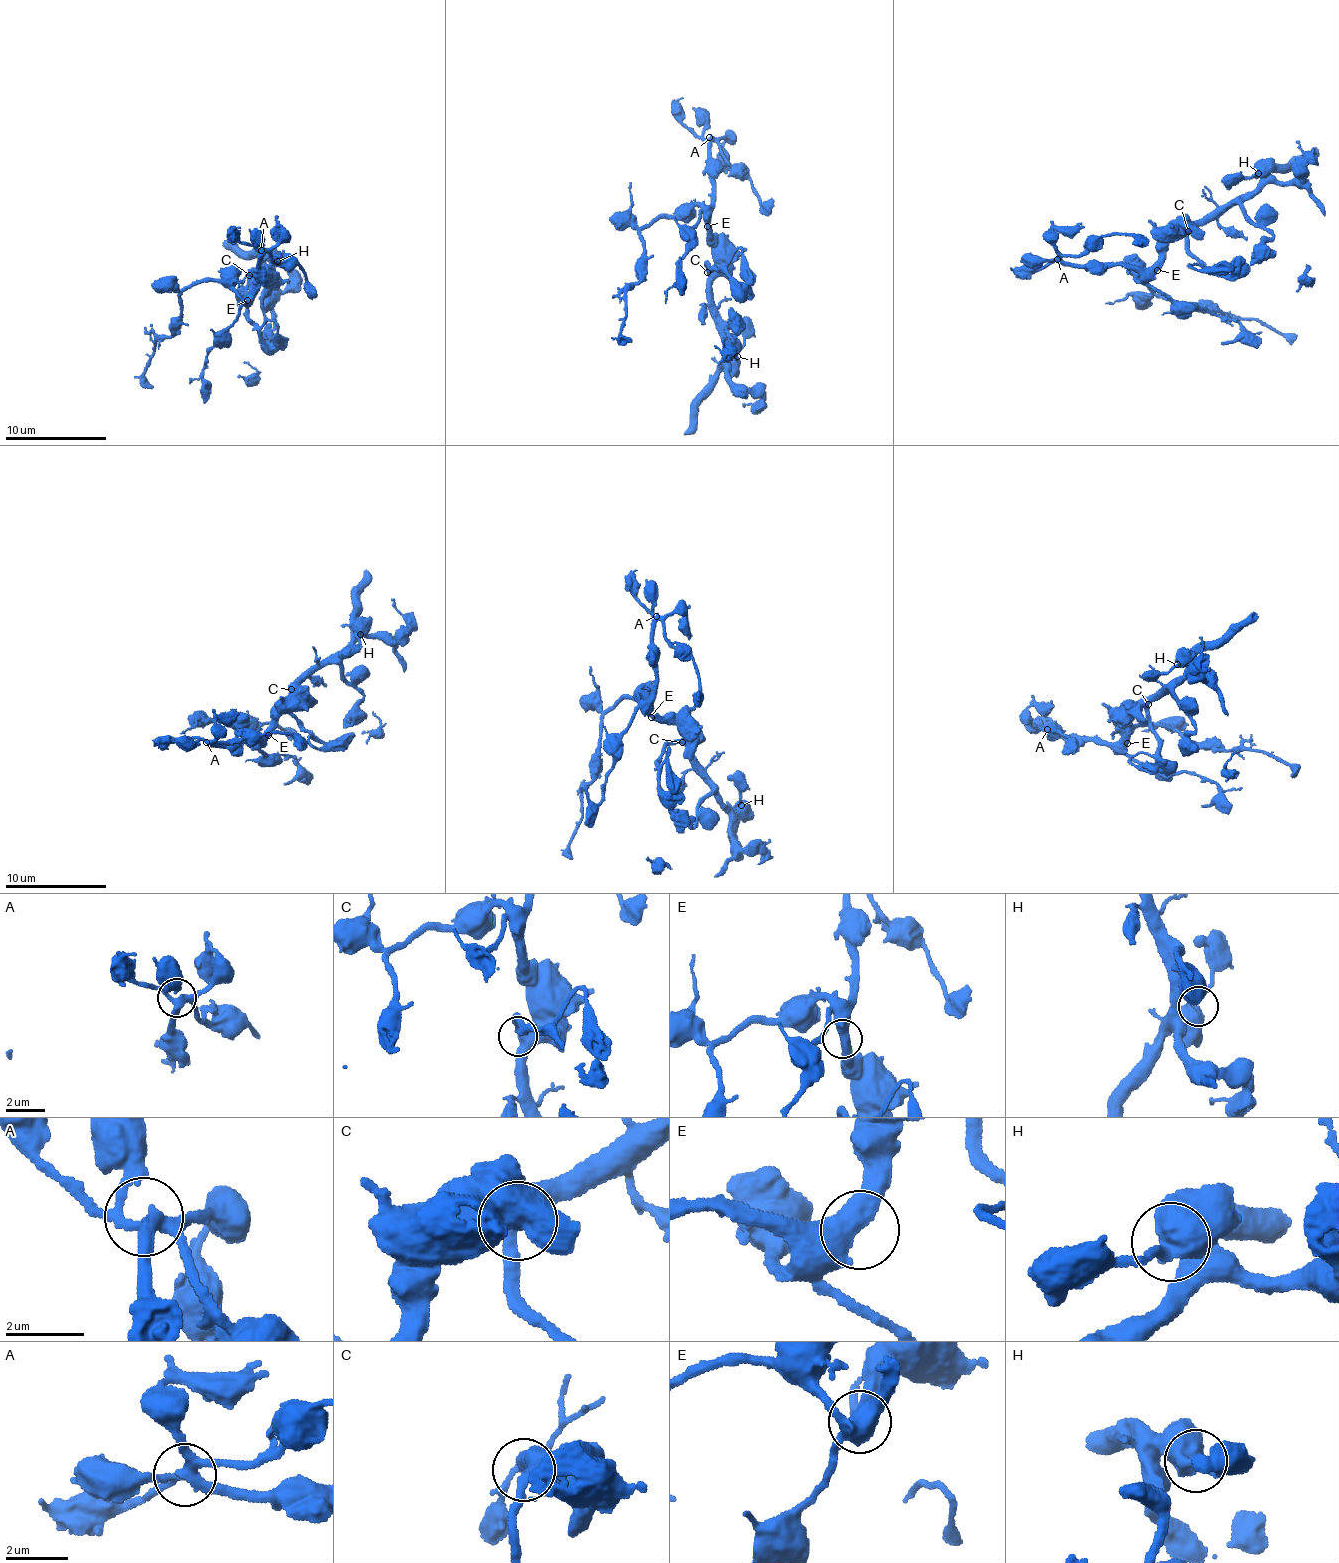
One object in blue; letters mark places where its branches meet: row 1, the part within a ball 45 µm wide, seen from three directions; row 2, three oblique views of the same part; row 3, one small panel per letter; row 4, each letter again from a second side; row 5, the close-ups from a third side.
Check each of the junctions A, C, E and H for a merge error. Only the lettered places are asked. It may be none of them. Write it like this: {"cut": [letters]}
{"cut": []}

